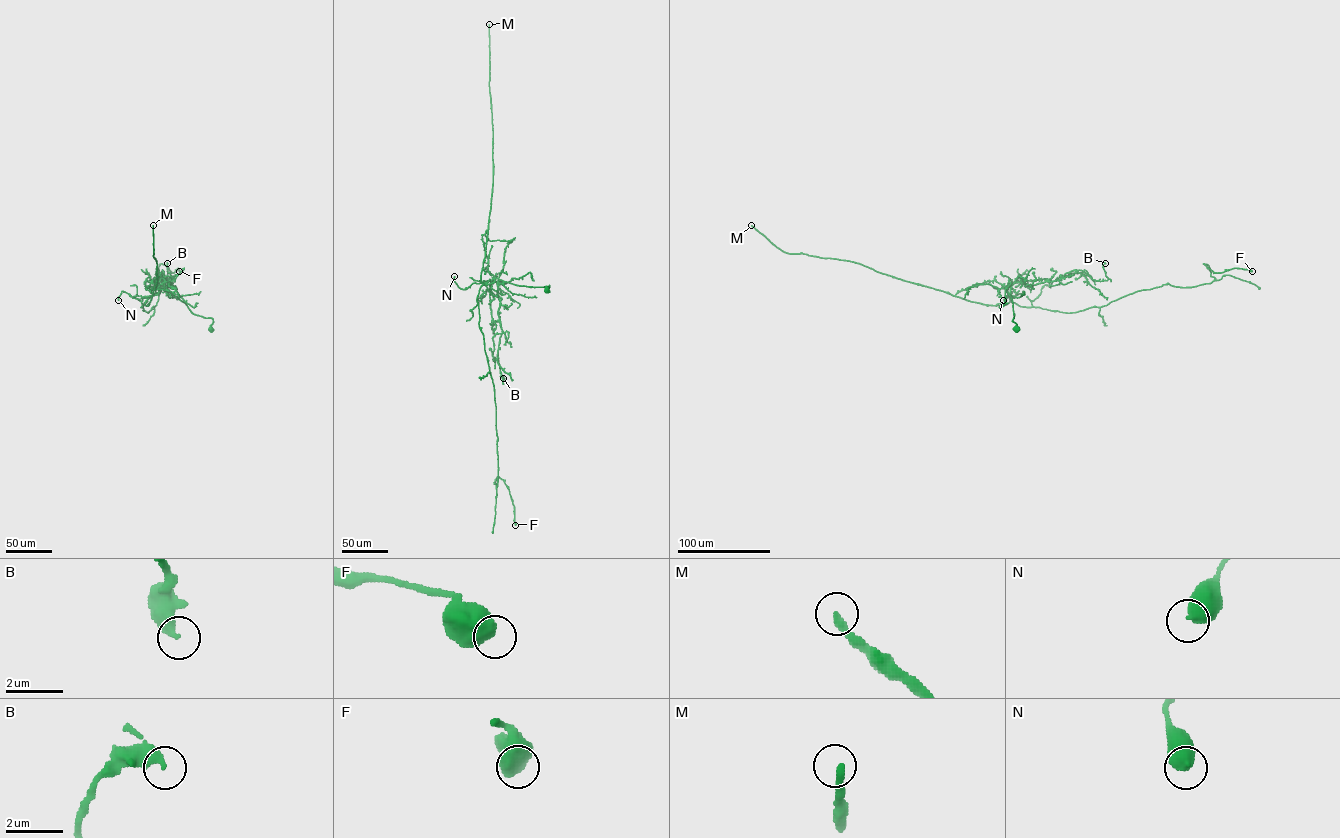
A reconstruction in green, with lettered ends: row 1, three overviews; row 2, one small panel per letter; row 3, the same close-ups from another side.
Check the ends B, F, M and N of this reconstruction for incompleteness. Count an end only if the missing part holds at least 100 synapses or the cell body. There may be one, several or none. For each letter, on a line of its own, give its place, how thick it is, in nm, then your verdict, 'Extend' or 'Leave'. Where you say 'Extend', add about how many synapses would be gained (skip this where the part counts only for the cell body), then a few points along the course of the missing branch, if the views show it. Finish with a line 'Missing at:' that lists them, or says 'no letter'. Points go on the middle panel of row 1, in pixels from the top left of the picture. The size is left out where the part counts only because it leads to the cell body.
B: Place: (503, 378). Thickness 380 nm. Leave
F: Place: (515, 525). Thickness 700 nm. Leave
M: Place: (489, 24). Thickness 280 nm. Extend. Roughly 300 synapses
N: Place: (454, 276). Thickness 600 nm. Leave
Missing at: M

